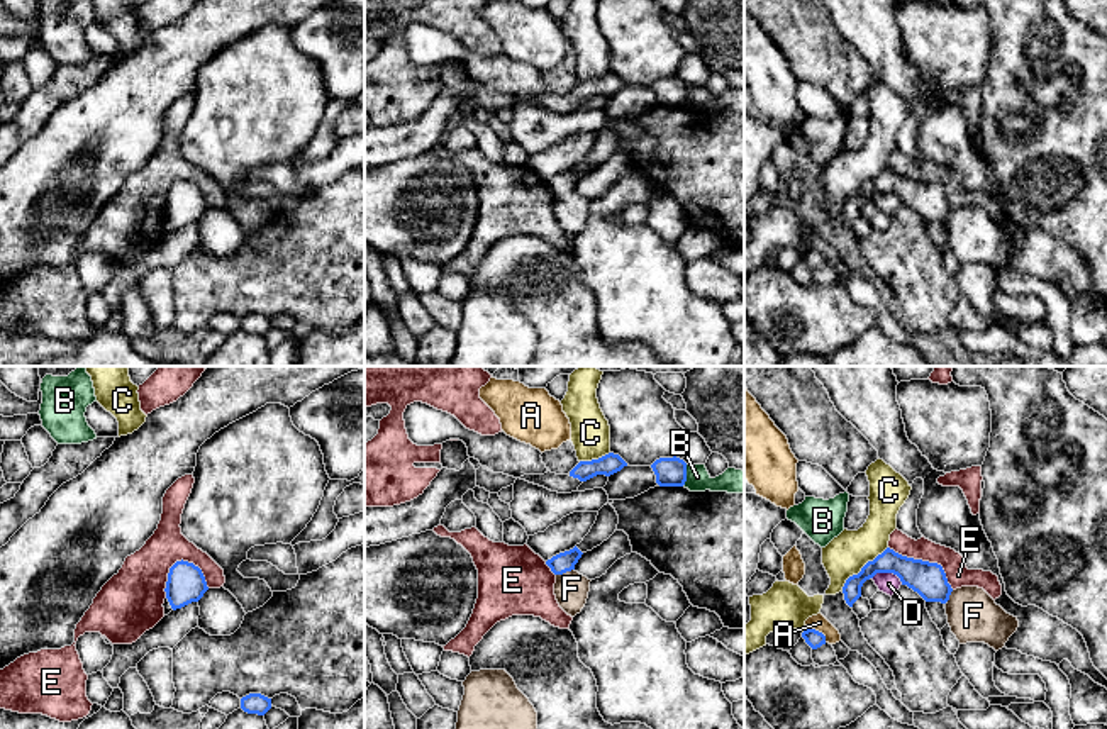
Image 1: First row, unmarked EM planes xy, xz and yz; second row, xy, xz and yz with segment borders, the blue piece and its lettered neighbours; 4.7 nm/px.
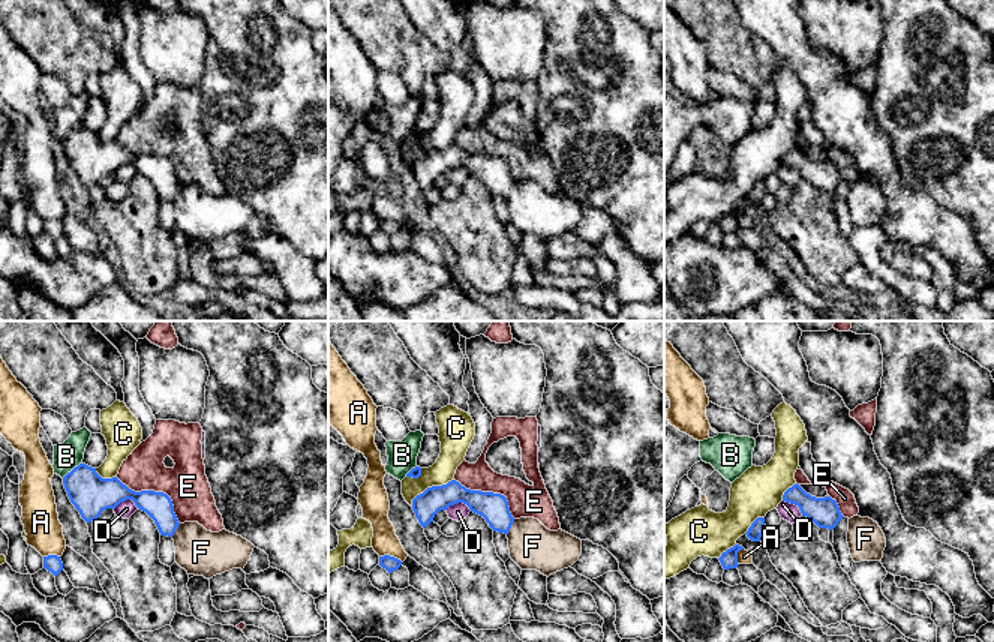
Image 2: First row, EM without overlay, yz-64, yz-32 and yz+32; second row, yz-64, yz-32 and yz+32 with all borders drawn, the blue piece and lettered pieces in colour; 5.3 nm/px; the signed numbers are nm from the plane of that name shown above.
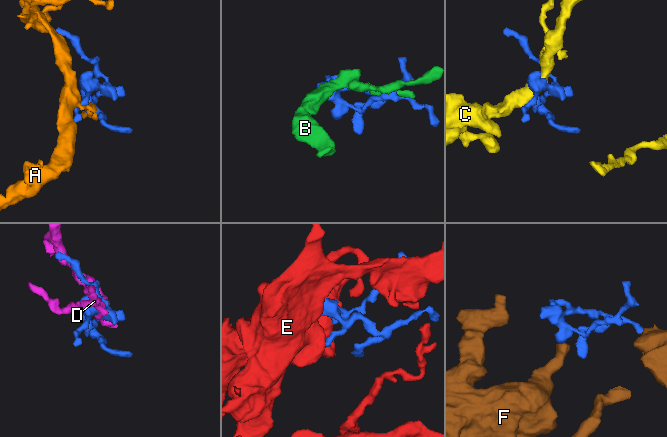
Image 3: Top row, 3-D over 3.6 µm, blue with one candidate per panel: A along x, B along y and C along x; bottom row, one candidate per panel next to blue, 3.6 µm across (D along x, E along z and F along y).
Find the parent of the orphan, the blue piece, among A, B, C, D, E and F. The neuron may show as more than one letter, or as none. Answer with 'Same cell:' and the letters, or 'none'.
Same cell: F

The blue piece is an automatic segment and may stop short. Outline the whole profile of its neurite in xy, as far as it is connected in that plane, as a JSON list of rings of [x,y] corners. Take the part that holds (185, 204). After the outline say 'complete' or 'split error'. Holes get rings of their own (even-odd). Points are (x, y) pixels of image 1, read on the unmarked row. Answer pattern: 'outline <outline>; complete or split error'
outline [[[181,180],[170,188],[164,212],[173,231],[198,222],[207,210],[205,197],[193,183]]]; complete

